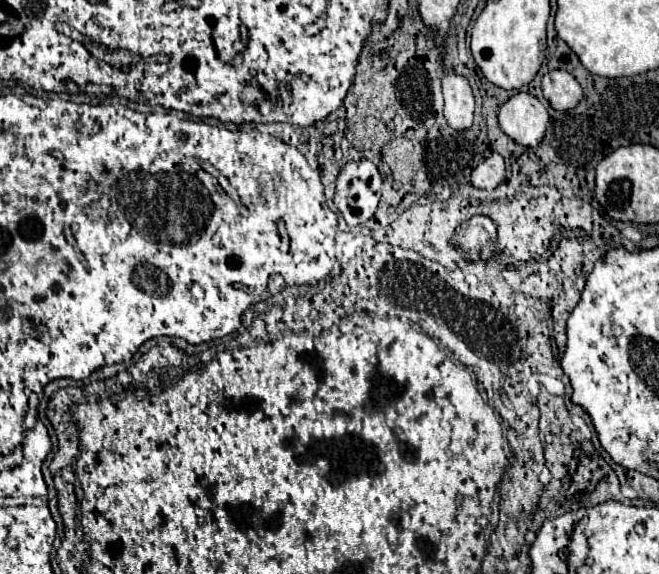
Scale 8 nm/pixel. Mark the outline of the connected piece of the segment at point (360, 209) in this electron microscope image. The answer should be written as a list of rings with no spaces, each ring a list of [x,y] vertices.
[[[368,159],[347,163],[339,173],[333,203],[347,225],[369,221],[381,199],[381,175]]]

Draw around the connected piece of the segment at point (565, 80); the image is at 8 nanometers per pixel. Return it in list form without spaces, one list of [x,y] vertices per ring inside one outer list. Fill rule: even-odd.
[[[561,69],[547,71],[541,83],[543,83],[543,95],[557,111],[567,111],[575,107],[583,97],[581,85],[569,71],[561,71]]]

